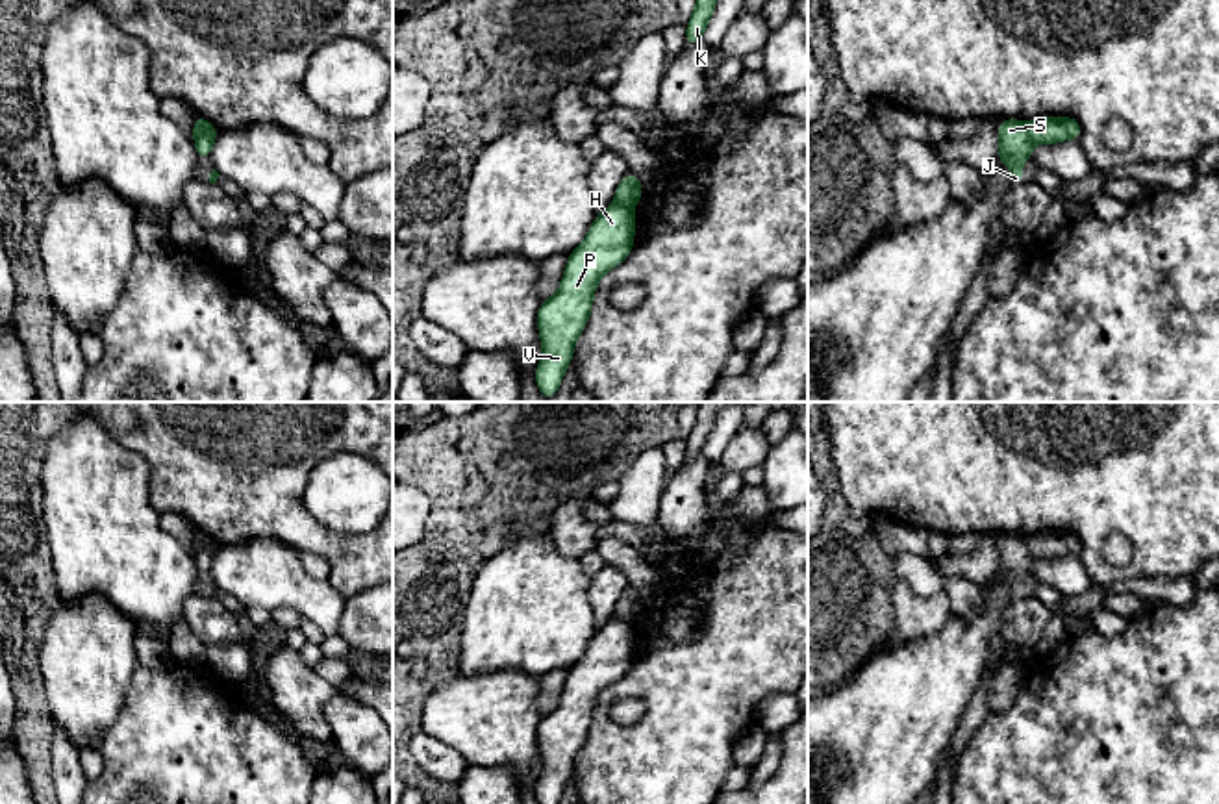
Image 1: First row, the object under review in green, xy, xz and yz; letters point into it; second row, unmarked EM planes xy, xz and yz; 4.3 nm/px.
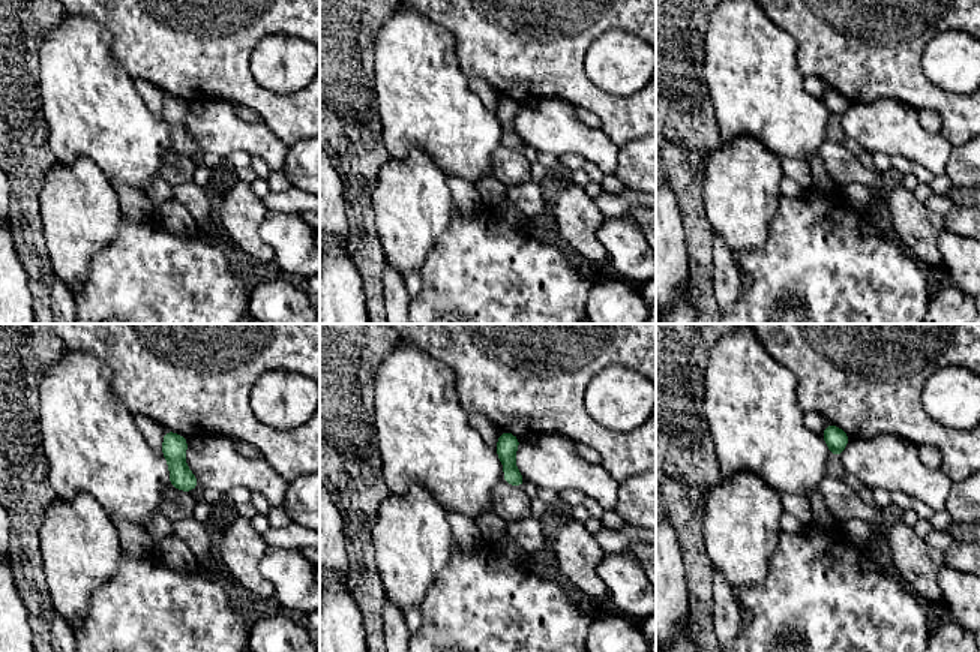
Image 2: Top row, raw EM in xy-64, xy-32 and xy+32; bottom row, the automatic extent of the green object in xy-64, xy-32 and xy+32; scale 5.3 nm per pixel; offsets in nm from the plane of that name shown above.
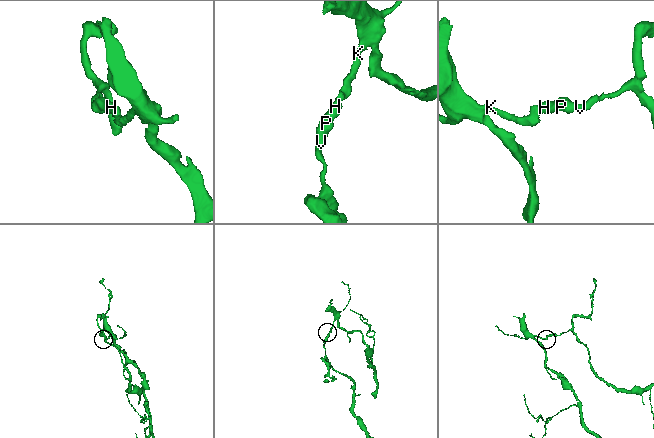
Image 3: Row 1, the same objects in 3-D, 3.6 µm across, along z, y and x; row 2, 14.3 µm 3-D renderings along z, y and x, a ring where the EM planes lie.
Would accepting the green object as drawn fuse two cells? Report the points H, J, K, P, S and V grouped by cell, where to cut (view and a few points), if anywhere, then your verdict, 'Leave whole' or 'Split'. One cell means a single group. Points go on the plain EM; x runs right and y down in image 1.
Groups: H P V / J K S. Split along yz (1025, 538), (1025, 545), (1034, 556). Split

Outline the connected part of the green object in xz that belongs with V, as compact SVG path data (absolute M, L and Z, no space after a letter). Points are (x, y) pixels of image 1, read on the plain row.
M611 619L600 626L585 654L569 671L561 700L537 724L543 773L535 784L539 804L559 804L576 754L587 739L598 695L628 672L634 661L632 622Z

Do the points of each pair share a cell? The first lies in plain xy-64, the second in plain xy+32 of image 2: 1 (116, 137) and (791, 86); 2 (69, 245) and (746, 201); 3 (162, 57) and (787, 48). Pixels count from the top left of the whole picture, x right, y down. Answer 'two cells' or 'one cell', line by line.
1: one cell
2: one cell
3: two cells

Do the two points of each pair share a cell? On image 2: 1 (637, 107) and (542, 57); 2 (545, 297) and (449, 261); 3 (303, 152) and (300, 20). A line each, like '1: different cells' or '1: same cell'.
1: same cell
2: same cell
3: different cells

